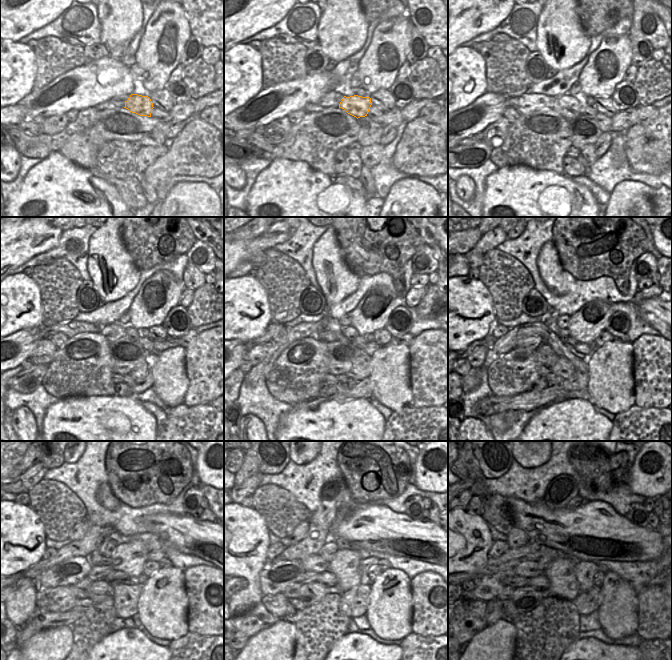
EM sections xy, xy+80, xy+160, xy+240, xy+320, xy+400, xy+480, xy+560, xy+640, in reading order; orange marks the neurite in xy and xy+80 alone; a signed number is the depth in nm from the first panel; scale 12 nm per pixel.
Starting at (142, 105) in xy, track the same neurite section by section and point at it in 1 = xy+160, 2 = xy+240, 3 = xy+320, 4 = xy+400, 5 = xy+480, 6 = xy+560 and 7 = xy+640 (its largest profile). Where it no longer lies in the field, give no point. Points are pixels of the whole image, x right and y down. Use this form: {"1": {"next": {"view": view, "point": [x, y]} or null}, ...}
{"1": {"next": {"view": "xy+160", "point": [569, 107]}}, "2": {"next": {"view": "xy+240", "point": [112, 332]}}, "3": {"next": {"view": "xy+320", "point": [328, 336]}}, "4": {"next": {"view": "xy+400", "point": [534, 342]}}, "5": {"next": {"view": "xy+480", "point": [71, 571]}}, "6": {"next": {"view": "xy+560", "point": [274, 578]}}, "7": {"next": {"view": "xy+640", "point": [490, 586]}}}

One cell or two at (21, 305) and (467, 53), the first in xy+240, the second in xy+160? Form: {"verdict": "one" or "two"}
{"verdict": "one"}

